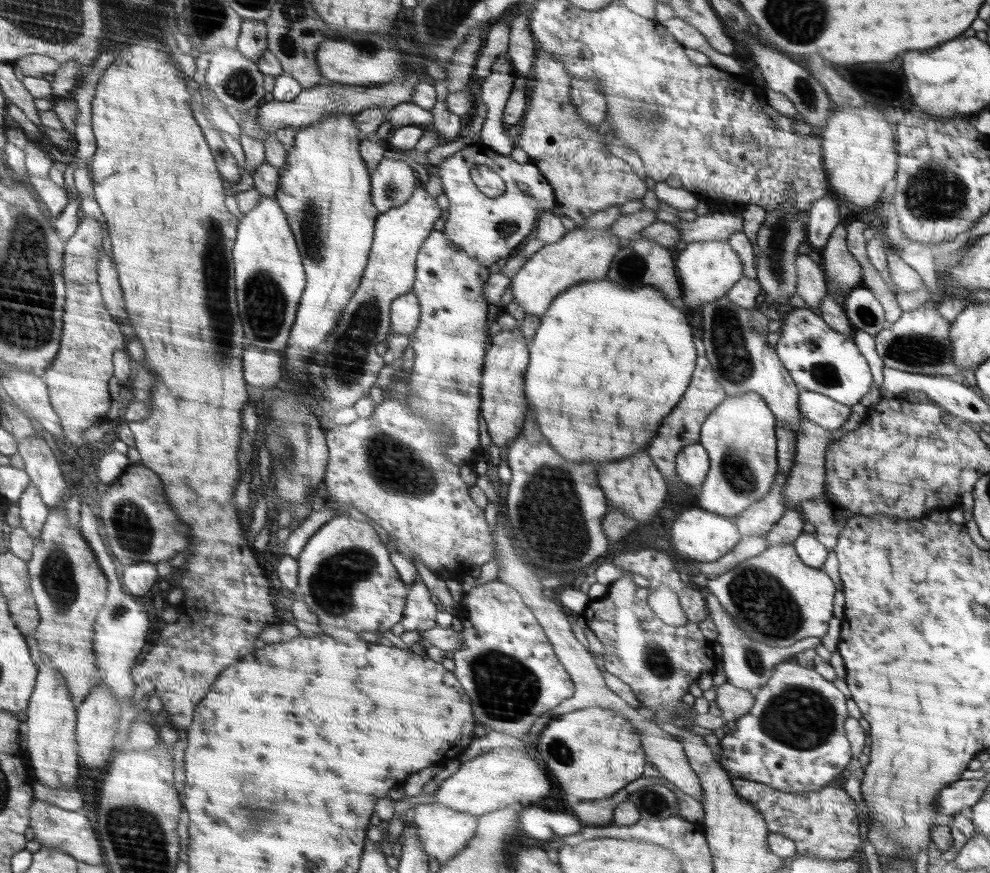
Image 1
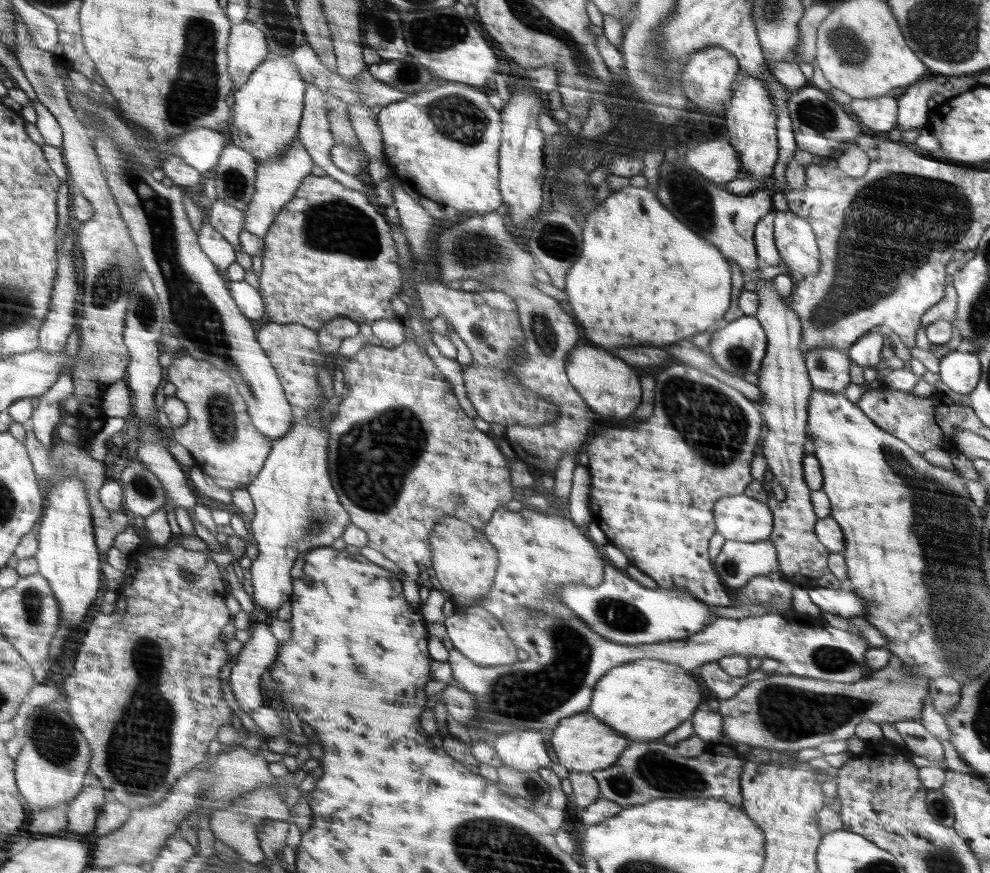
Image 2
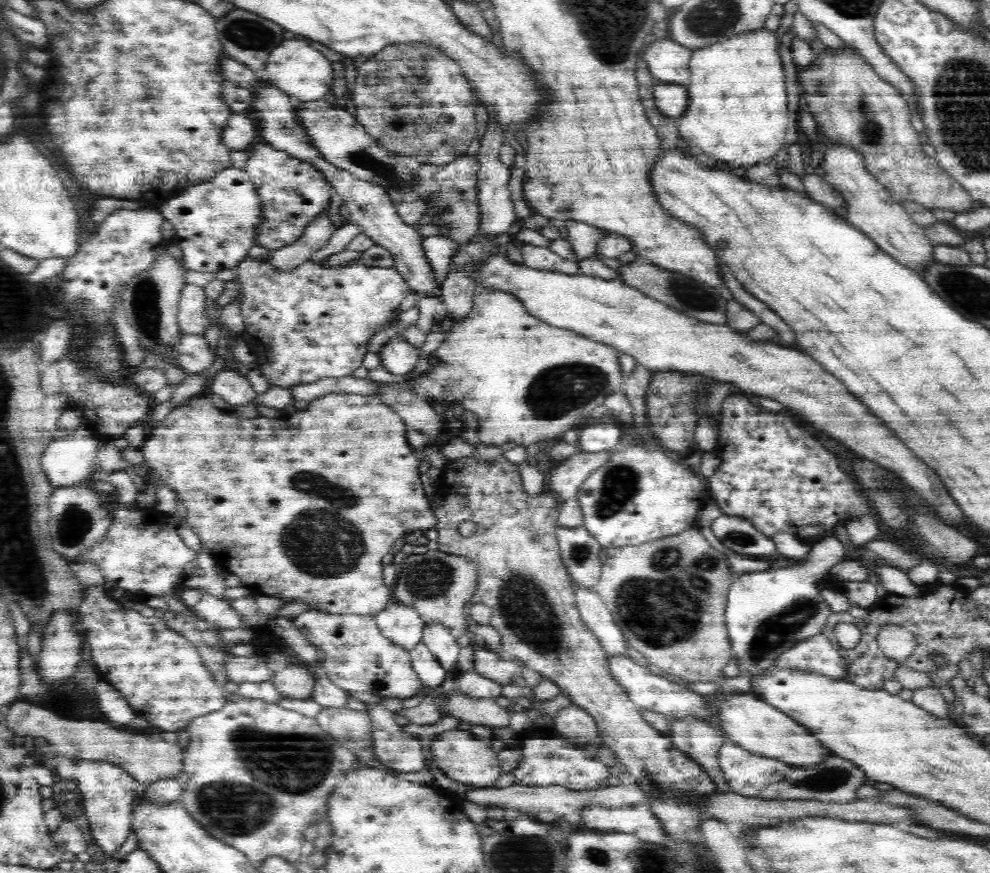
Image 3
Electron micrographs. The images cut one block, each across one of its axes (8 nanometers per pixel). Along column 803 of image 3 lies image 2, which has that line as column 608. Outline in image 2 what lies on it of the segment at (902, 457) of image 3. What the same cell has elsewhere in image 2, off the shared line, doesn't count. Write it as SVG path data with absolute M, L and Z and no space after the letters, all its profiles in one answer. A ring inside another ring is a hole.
M578 346L578 350L570 353L570 366L567 364L566 370L570 370L568 377L574 388L580 391L586 403L601 417L630 420L632 412L636 412L641 405L638 374L626 362L614 358L604 350L594 346Z

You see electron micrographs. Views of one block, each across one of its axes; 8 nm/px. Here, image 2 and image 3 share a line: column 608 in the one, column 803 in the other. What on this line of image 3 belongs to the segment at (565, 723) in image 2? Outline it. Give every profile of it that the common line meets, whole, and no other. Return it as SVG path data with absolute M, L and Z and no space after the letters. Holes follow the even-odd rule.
M734 693L724 695L724 706L721 708L718 720L726 740L739 744L750 753L767 758L774 758L792 766L808 768L818 766L818 762L828 758L828 748L812 732L806 732L795 719L771 703L764 702L751 693Z

